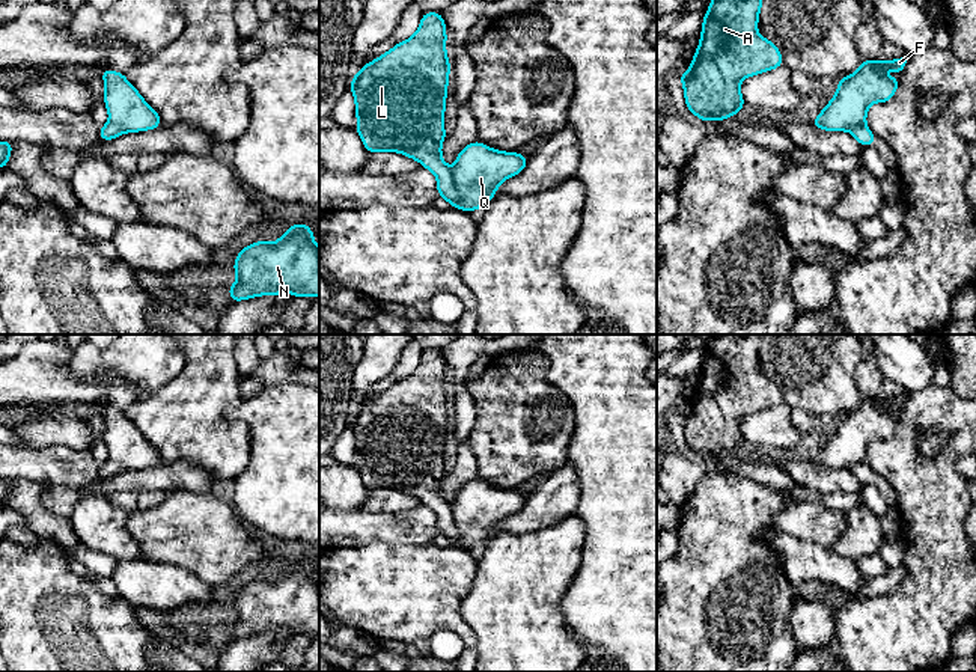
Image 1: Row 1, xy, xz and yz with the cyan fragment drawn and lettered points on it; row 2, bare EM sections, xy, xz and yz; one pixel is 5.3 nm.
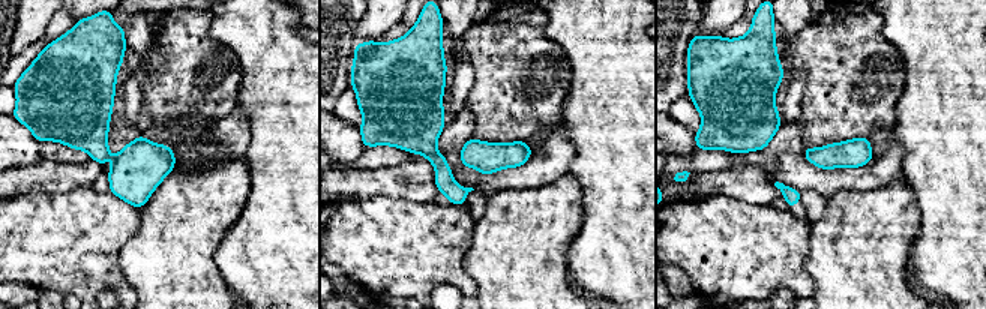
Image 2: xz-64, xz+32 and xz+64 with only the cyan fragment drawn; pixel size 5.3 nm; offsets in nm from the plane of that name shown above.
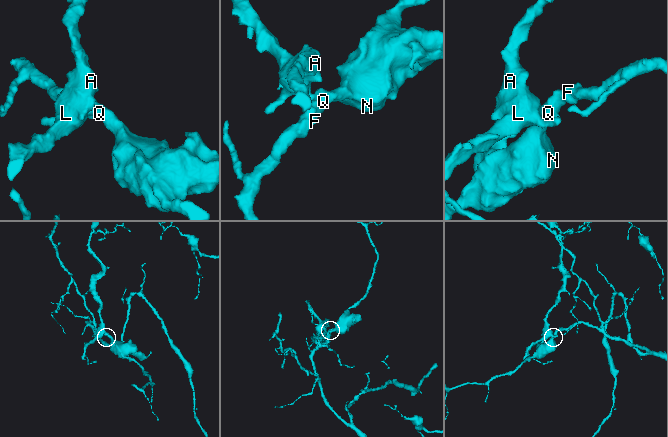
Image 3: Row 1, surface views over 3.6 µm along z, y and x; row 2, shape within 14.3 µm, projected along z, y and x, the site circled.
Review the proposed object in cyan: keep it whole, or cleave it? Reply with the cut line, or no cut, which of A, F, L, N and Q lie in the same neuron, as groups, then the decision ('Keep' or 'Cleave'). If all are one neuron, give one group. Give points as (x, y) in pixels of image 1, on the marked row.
Split along xz (451, 169), (454, 189), (463, 208). Groups: A L / F N Q. Cleave

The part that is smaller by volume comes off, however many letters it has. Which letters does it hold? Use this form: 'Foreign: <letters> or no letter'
Foreign: A, L

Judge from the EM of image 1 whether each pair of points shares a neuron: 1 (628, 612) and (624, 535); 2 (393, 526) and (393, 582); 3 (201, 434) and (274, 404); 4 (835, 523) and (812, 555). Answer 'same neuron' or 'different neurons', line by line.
1: same neuron
2: different neurons
3: different neurons
4: different neurons

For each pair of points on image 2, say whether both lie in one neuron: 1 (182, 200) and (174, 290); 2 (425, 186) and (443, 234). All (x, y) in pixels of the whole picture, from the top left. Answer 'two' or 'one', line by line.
1: one
2: two

